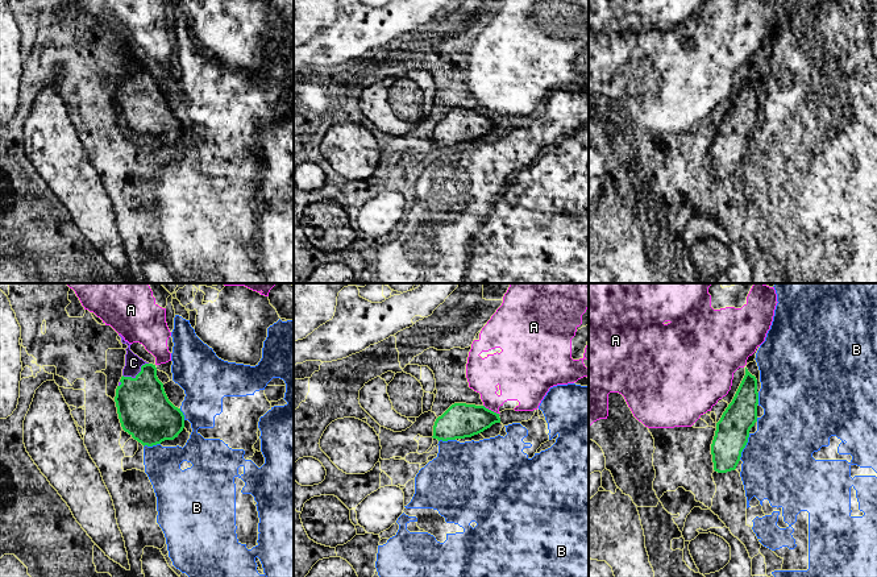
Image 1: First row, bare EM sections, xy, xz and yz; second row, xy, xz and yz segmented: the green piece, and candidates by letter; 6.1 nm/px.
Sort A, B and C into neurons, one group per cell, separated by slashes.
A / B / C

